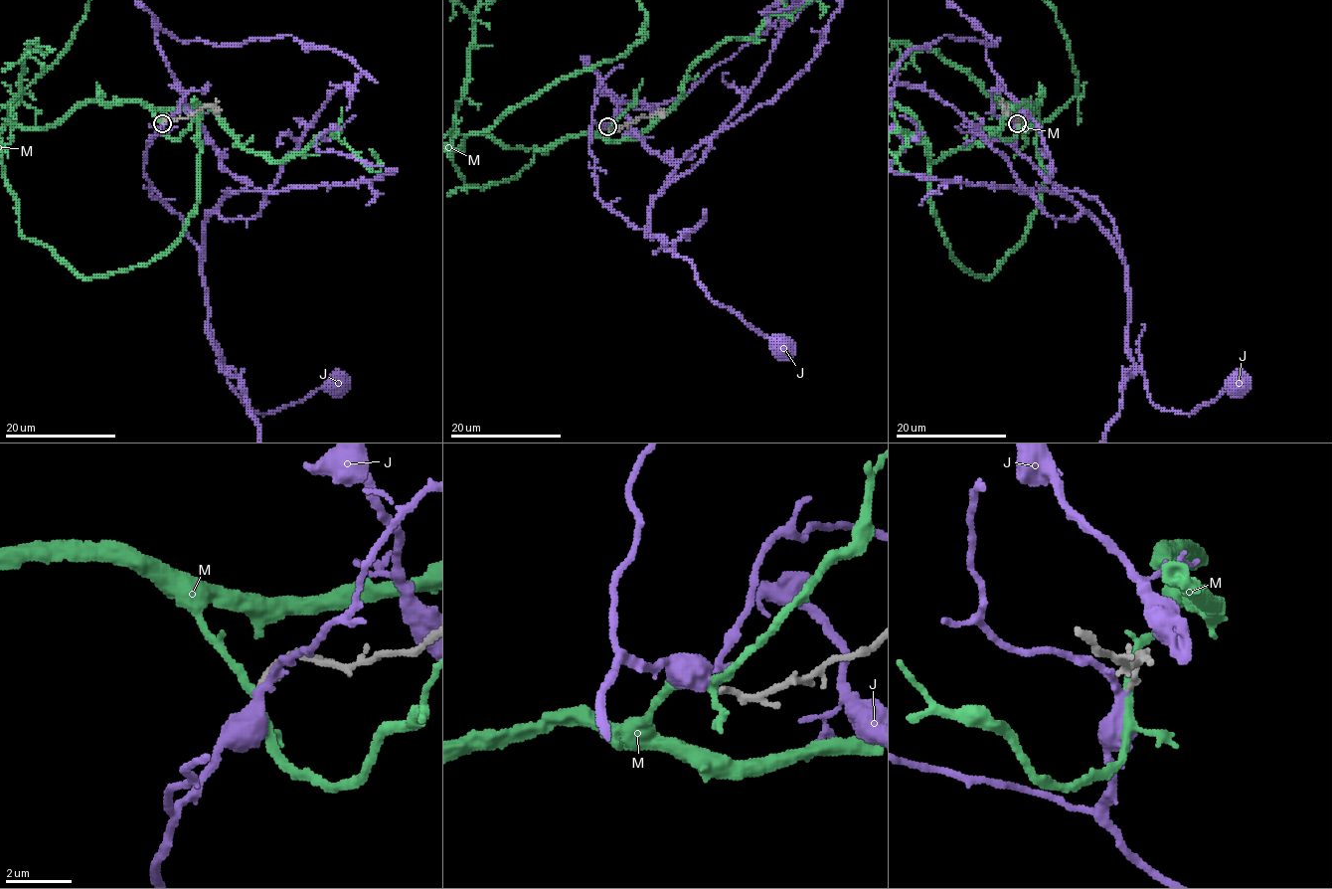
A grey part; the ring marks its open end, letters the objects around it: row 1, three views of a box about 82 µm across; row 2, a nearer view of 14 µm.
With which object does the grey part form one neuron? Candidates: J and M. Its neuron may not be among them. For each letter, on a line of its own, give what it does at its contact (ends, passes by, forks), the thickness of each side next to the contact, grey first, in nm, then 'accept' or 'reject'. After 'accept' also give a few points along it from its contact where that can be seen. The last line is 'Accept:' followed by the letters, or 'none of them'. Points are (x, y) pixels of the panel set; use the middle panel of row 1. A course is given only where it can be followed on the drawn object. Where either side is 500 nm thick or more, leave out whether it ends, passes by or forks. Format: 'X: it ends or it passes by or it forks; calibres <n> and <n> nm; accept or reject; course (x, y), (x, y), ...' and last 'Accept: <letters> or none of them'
J: it passes by; calibres 220 and 360 nm; accept; course (607, 126), (590, 128), (596, 196), (651, 238), (672, 244), (712, 299), (783, 345)
M: it passes by; calibres 240 and 240 nm; reject
Accept: J

